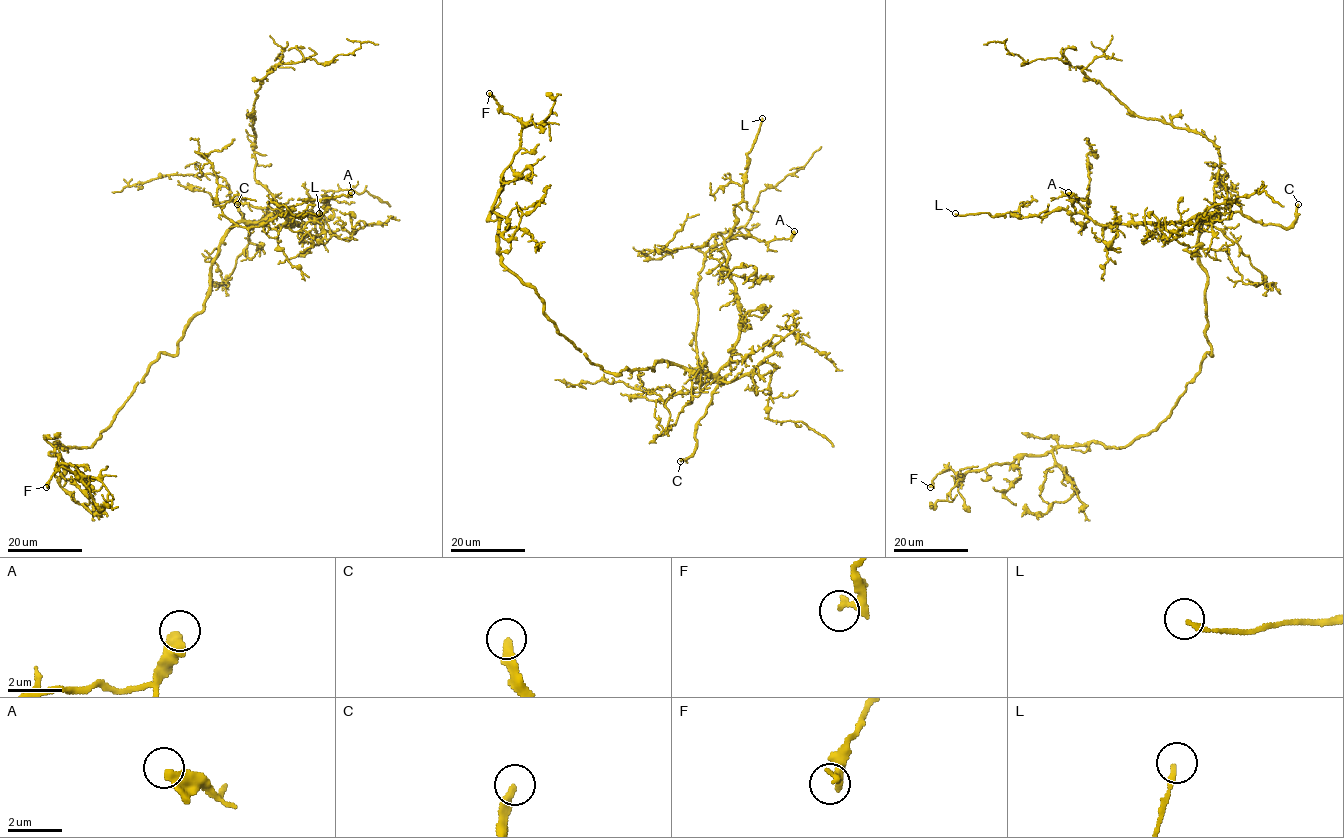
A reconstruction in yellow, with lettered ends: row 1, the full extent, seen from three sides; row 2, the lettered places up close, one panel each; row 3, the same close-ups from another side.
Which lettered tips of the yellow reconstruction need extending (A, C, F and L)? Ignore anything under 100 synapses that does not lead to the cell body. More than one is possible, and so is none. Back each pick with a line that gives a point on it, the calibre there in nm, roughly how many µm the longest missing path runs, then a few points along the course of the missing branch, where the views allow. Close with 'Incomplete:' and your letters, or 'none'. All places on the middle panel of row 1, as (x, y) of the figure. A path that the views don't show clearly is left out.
C: Place: (680, 461). Thickness 320 nm. Missing length about 40 µm. Course of what is missing: (680, 461), (692, 479), (689, 499), (696, 512), (692, 546)
Incomplete: C

